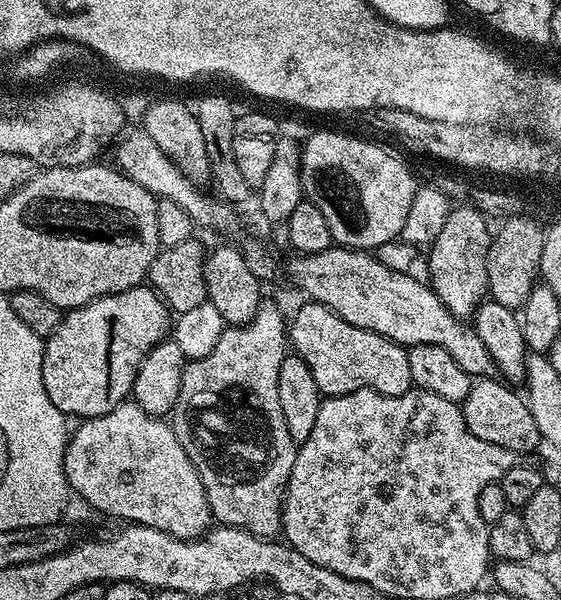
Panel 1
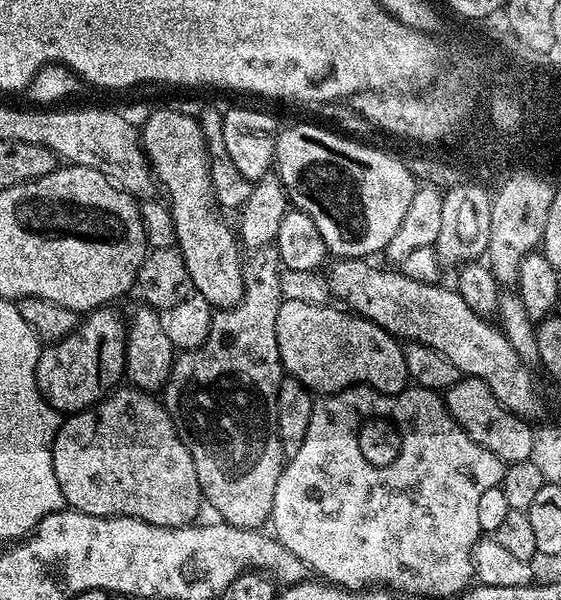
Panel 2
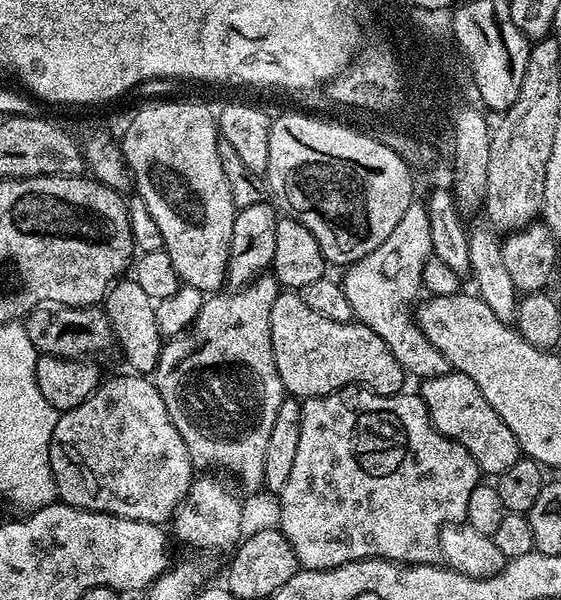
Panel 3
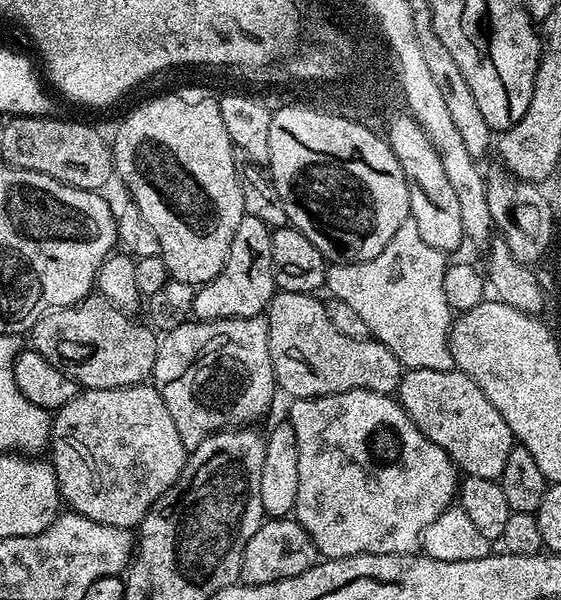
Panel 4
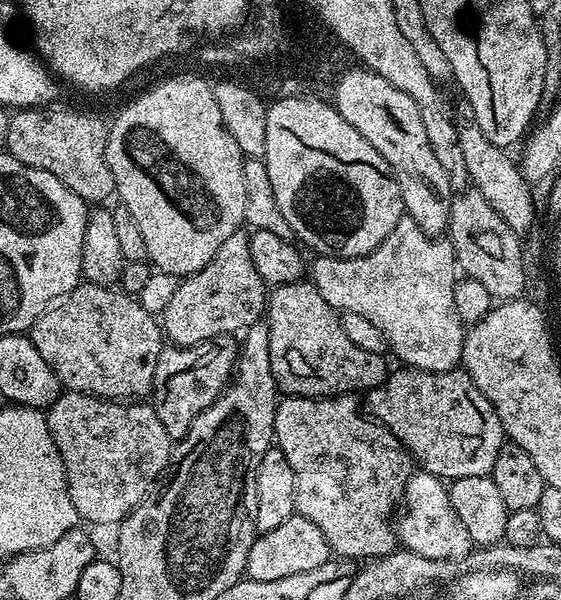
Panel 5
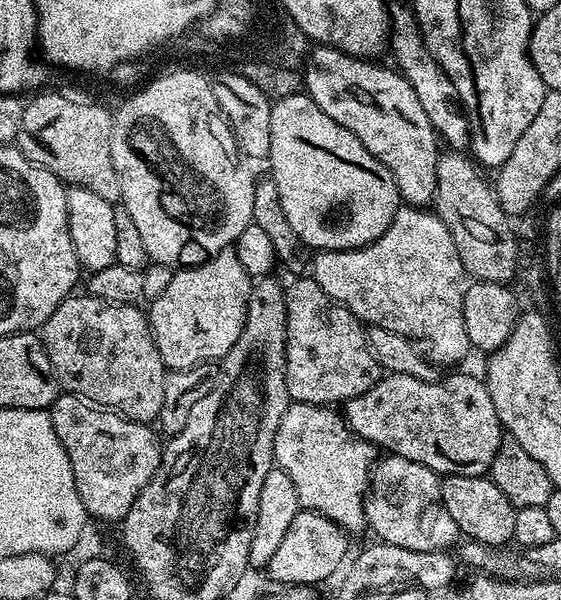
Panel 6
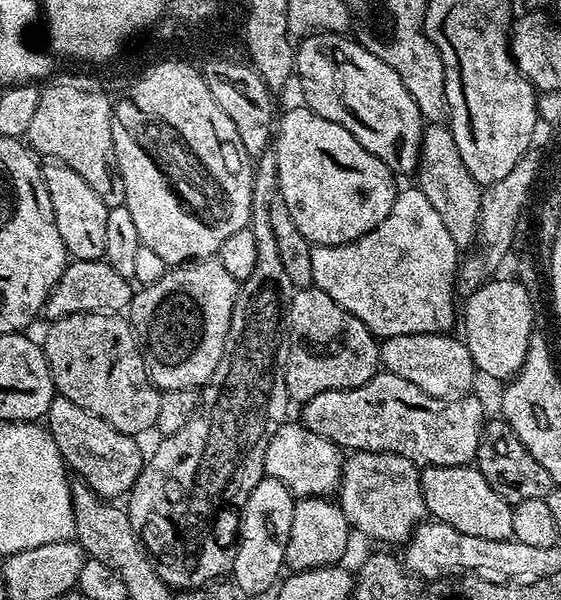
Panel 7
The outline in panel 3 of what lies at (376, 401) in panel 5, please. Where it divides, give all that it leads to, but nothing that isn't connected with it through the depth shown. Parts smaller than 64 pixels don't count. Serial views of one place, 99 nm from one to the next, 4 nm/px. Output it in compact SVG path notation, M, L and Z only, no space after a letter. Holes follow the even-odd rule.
M449 370L438 378L430 378L419 385L418 394L424 400L426 410L430 414L432 424L446 438L466 446L474 458L474 462L480 467L481 473L490 474L489 477L501 476L514 462L522 459L518 438L498 418L494 406L482 398L482 390L474 386L474 378L455 370Z

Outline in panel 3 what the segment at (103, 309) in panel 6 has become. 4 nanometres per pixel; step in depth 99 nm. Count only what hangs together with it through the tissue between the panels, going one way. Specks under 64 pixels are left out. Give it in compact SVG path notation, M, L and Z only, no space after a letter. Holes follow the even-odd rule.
M46 304L30 309L22 323L30 342L34 342L37 353L45 356L61 356L64 360L78 360L91 357L91 352L104 352L114 344L114 335L108 316L100 306L72 308L69 304Z

